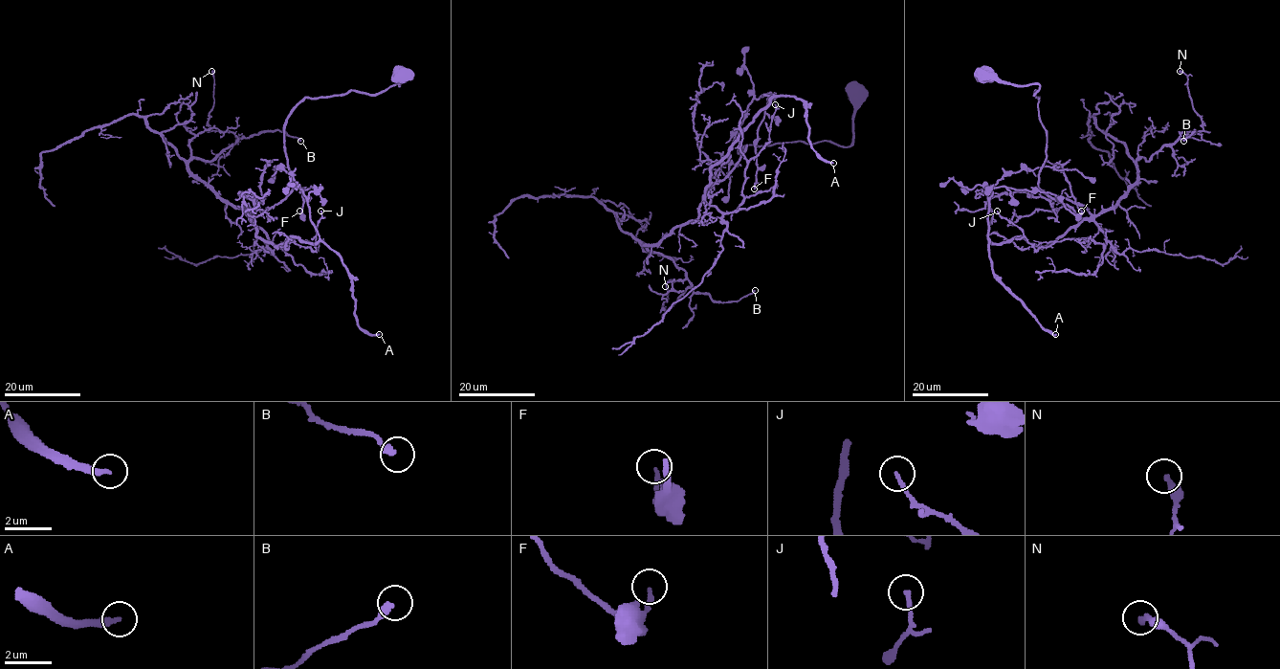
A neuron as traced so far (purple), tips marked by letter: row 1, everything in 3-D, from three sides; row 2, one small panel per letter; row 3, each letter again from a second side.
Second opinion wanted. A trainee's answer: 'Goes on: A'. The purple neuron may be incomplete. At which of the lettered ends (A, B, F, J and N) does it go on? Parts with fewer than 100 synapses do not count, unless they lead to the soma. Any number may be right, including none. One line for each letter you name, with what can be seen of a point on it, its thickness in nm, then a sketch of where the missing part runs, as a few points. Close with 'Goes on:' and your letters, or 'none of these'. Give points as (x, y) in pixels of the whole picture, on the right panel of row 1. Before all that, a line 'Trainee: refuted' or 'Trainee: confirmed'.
Trainee: confirmed
A: Place: (1055, 334). Thickness 280 nm. Course of what is missing: (1055, 334), (1025, 319), (977, 260), (969, 209), (985, 196), (1101, 190), (1240, 242), (1230, 254)
Goes on: A

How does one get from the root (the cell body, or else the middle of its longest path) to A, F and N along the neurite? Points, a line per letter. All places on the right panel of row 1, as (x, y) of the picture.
A: (983, 74), (1039, 85), (1038, 187), (1081, 218), (1045, 245), (988, 242), (994, 276), (1055, 334)
F: (983, 74), (1039, 85), (1038, 187), (1081, 218), (1045, 245), (989, 239), (990, 189), (1049, 192), (1081, 211)
N: (983, 74), (1039, 85), (1046, 157), (1038, 187), (1093, 217), (1136, 183), (1137, 161), (1202, 130), (1180, 71)

